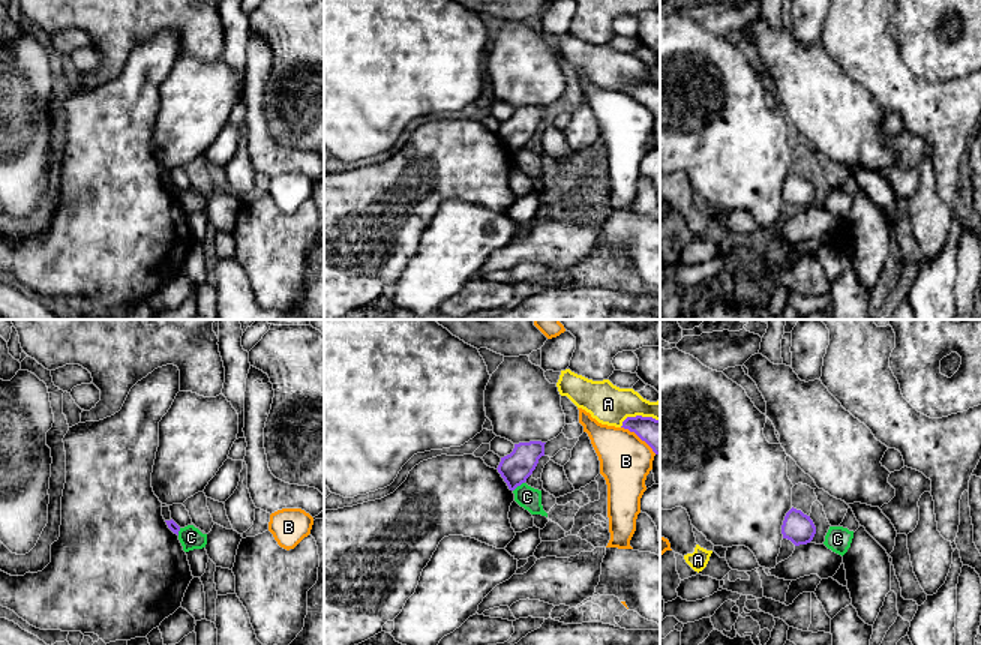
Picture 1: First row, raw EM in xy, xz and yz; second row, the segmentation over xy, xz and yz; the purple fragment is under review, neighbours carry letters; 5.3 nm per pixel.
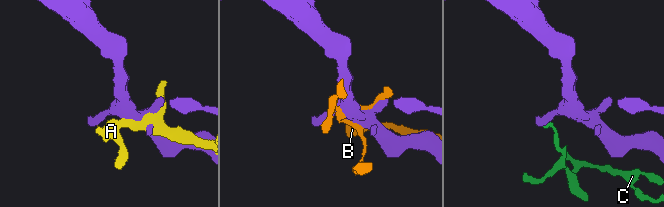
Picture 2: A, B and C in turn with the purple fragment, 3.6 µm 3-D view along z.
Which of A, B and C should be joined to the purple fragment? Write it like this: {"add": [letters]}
{"add": []}

